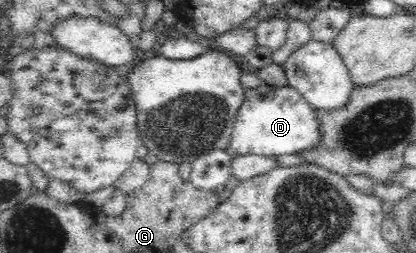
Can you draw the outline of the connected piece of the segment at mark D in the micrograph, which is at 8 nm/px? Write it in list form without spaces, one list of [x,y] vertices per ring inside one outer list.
[[[260,84],[256,88],[244,89],[243,101],[241,101],[234,121],[230,143],[225,150],[231,158],[245,154],[277,157],[277,155],[291,155],[291,153],[311,149],[311,147],[319,144],[319,139],[319,122],[315,120],[313,108],[297,90],[287,85],[275,87],[269,84]]]

